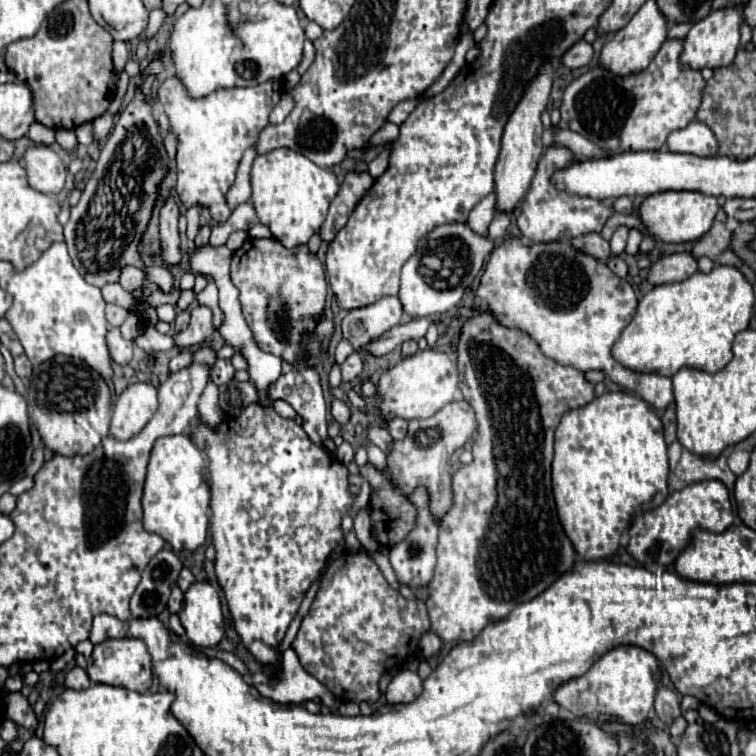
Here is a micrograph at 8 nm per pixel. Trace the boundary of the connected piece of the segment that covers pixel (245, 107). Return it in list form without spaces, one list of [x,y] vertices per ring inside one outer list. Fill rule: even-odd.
[[[168,78],[158,88],[158,102],[170,118],[172,132],[178,140],[178,198],[186,208],[202,204],[210,210],[214,222],[226,222],[232,210],[226,204],[224,194],[234,184],[238,162],[246,148],[256,144],[256,138],[264,126],[268,126],[268,114],[274,108],[272,82],[252,88],[224,88],[214,90],[204,98],[190,98],[184,84],[178,78]]]

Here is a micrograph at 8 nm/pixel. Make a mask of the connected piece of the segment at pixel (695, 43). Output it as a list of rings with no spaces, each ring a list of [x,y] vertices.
[[[742,4],[736,8],[726,10],[714,10],[704,20],[696,22],[690,32],[684,38],[684,50],[680,54],[680,66],[690,70],[702,70],[702,68],[720,68],[732,64],[732,58],[736,56],[736,50],[740,46],[740,24],[742,24]]]

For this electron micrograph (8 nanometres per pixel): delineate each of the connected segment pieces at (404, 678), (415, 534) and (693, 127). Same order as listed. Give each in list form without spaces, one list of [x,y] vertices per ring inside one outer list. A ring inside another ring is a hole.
[[[402,670],[400,674],[396,674],[392,678],[392,682],[388,684],[386,690],[386,700],[390,704],[398,704],[398,702],[412,702],[416,700],[416,696],[422,692],[422,680],[416,672],[412,670]]]
[[[418,488],[414,494],[410,494],[410,500],[418,506],[418,522],[416,528],[406,536],[406,540],[402,540],[400,544],[390,548],[390,564],[400,580],[400,584],[406,584],[410,588],[418,588],[418,586],[426,586],[432,576],[434,576],[434,566],[436,566],[436,542],[438,542],[438,524],[434,520],[434,516],[428,510],[428,494],[424,488]]]
[[[690,122],[682,130],[674,130],[666,140],[670,152],[682,152],[682,154],[694,154],[694,156],[716,156],[718,154],[718,142],[716,136],[704,122]]]

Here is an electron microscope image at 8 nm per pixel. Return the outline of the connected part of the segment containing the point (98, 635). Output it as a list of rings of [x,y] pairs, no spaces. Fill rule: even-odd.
[[[100,614],[92,622],[90,630],[90,642],[100,644],[110,638],[124,638],[128,634],[128,624],[110,616],[110,614]]]

